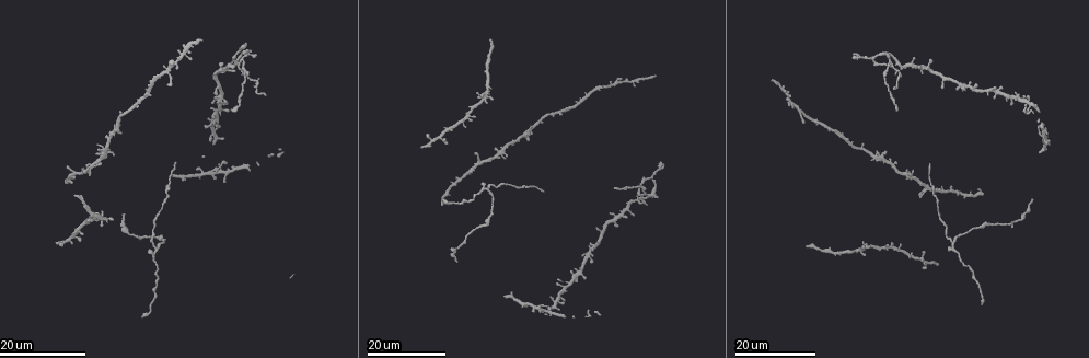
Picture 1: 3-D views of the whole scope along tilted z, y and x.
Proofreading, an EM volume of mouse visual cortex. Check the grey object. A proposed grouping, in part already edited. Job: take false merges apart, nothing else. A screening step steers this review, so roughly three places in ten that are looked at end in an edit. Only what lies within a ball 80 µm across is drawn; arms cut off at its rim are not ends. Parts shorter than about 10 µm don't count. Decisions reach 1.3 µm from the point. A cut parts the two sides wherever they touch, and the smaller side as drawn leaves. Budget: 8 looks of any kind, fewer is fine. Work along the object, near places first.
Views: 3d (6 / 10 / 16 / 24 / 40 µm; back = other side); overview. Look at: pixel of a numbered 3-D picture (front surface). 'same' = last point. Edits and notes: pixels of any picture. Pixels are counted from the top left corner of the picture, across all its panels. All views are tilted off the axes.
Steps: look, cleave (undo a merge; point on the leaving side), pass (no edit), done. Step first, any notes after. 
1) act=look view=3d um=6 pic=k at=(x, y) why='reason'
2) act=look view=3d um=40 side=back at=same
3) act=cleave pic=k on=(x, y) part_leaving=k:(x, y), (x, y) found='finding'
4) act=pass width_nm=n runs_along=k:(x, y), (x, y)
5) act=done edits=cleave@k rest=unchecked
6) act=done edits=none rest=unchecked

act=look view=3d um=24 pic=1 at=(158, 248) why='arms part here'

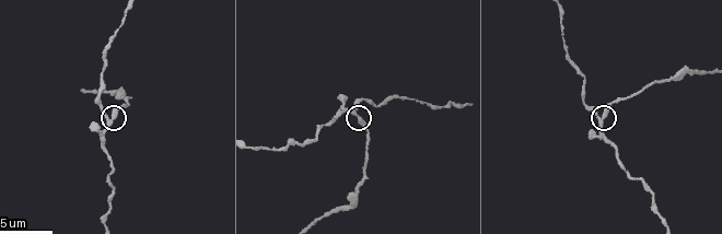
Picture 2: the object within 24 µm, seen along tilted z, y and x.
act=look view=3d um=6 pic=2 at=(110, 120)

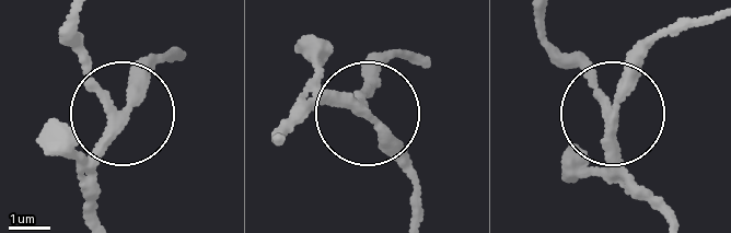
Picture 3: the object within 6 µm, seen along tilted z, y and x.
act=cleave pic=3 on=(130, 90) side_arm_um=20 arms=3 found='a second cell is stuck on'

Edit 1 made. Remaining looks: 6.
act=look view=overview why='see it whole again'

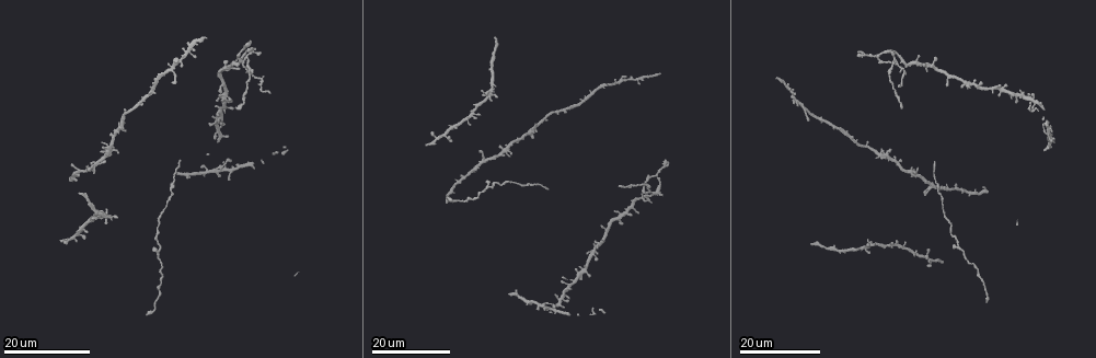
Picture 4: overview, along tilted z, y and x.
act=look view=3d um=24 pic=4 at=(160, 214) why='thick turns thin'

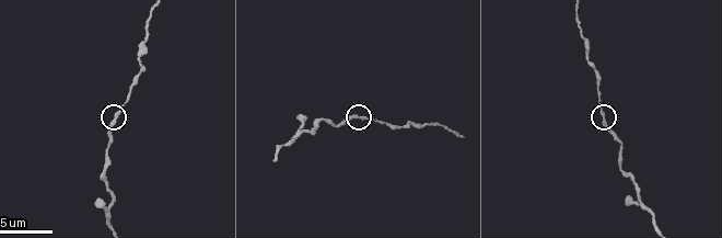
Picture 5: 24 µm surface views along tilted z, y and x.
act=look view=3d um=10 pic=5 at=(362, 118)

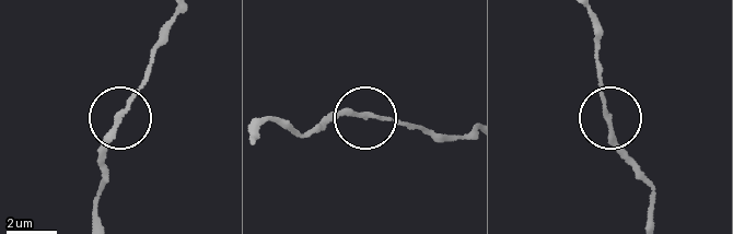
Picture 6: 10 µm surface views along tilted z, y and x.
act=pass found='all the same cell'

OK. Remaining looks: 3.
act=look view=3d um=24 pic=4 at=(462, 120) why='arms part here'

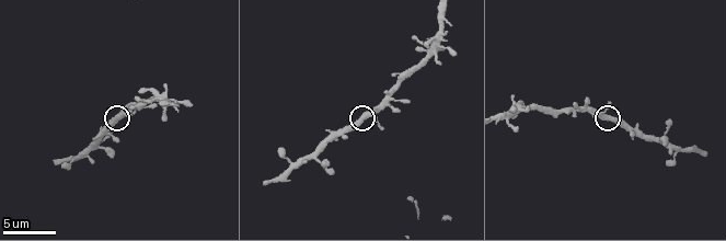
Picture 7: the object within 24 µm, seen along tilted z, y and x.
act=look view=3d um=6 pic=7 at=(370, 112)

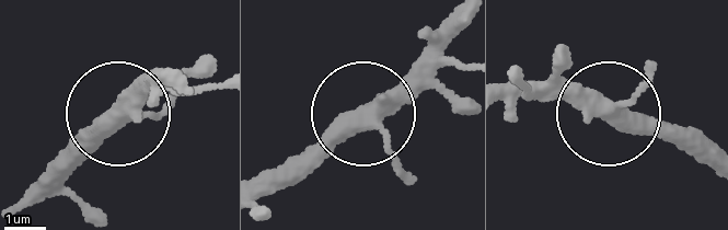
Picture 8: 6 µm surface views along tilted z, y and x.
act=pass arms=3 found='one cell here'

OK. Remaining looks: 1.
act=look view=3d um=6 pic=7 at=(419, 218) why='two arms in line, one across'

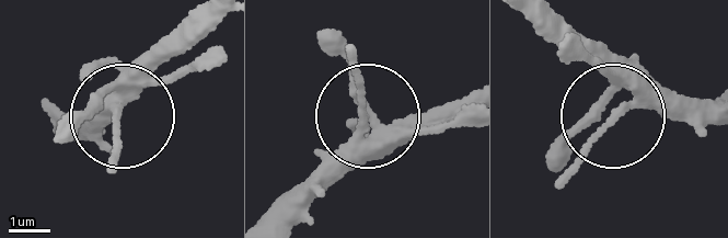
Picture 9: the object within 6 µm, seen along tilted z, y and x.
act=pass width_nm=220 runs_along=9:(471, 94), (397, 129), (357, 127), (285, 218) found='one cell here'

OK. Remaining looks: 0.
act=done edits=cleave@3 rest=unchecked

